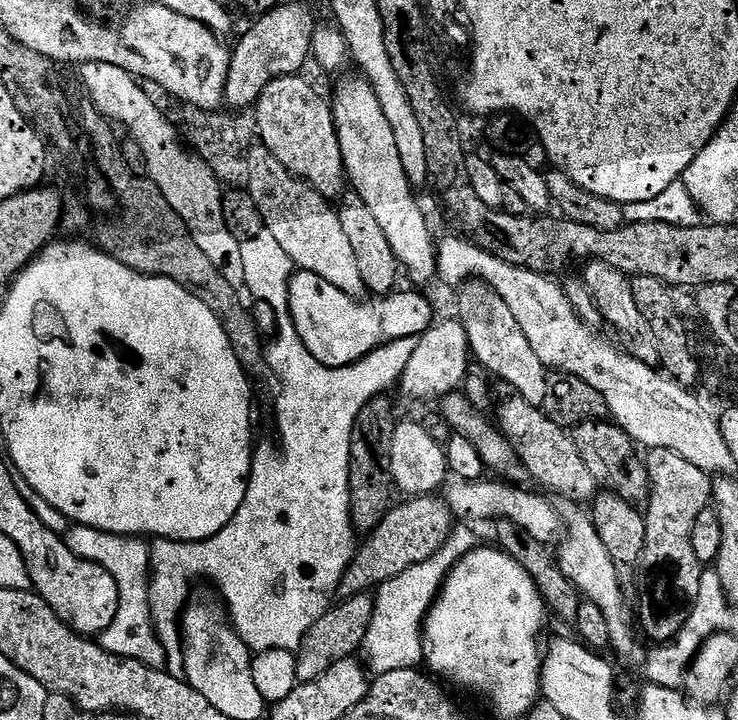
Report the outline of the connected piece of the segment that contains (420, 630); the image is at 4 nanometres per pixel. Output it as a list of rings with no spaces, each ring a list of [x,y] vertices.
[[[453,527],[447,542],[442,546],[442,550],[438,550],[438,554],[434,554],[434,558],[426,558],[426,562],[418,566],[410,566],[410,570],[398,574],[398,578],[390,578],[390,582],[375,589],[376,605],[370,618],[370,630],[366,630],[362,656],[367,667],[376,676],[386,674],[390,670],[416,668],[419,660],[421,663],[425,659],[424,619],[436,603],[450,570],[478,544],[475,534],[468,528],[471,527]]]

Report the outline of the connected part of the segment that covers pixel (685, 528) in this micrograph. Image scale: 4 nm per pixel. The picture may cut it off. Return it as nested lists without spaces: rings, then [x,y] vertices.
[[[653,448],[647,453],[646,463],[648,465],[648,487],[650,489],[648,499],[646,501],[646,546],[644,553],[638,565],[640,571],[640,616],[638,612],[638,624],[644,632],[649,636],[652,642],[672,642],[679,631],[682,630],[683,624],[691,616],[691,608],[694,606],[695,599],[698,598],[698,586],[701,585],[702,574],[704,568],[698,562],[698,558],[694,555],[694,545],[690,542],[690,538],[694,531],[694,522],[698,519],[698,514],[702,514],[702,510],[712,504],[712,482],[713,477],[709,473],[703,472],[698,466],[694,466],[694,462],[690,462],[686,458],[682,458],[682,454],[674,454],[674,450],[666,450],[665,448]]]

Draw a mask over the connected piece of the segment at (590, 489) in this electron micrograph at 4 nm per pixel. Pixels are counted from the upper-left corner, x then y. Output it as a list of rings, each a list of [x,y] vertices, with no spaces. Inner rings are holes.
[[[505,382],[495,385],[494,396],[498,403],[495,405],[495,421],[498,423],[500,432],[510,442],[510,446],[516,452],[520,463],[524,465],[529,477],[542,484],[548,491],[556,496],[565,496],[563,499],[568,502],[588,502],[597,495],[598,485],[594,474],[590,474],[590,469],[586,467],[586,462],[582,462],[582,454],[578,454],[578,446],[574,446],[569,429],[558,426],[549,416],[544,413],[543,407],[530,405],[523,398],[522,394],[516,392],[514,386]]]

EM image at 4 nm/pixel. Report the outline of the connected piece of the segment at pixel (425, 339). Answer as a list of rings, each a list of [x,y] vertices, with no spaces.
[[[458,318],[435,323],[420,337],[414,354],[410,356],[406,370],[403,372],[399,391],[408,400],[428,400],[442,398],[457,391],[467,379],[470,371],[471,349],[465,326]]]

